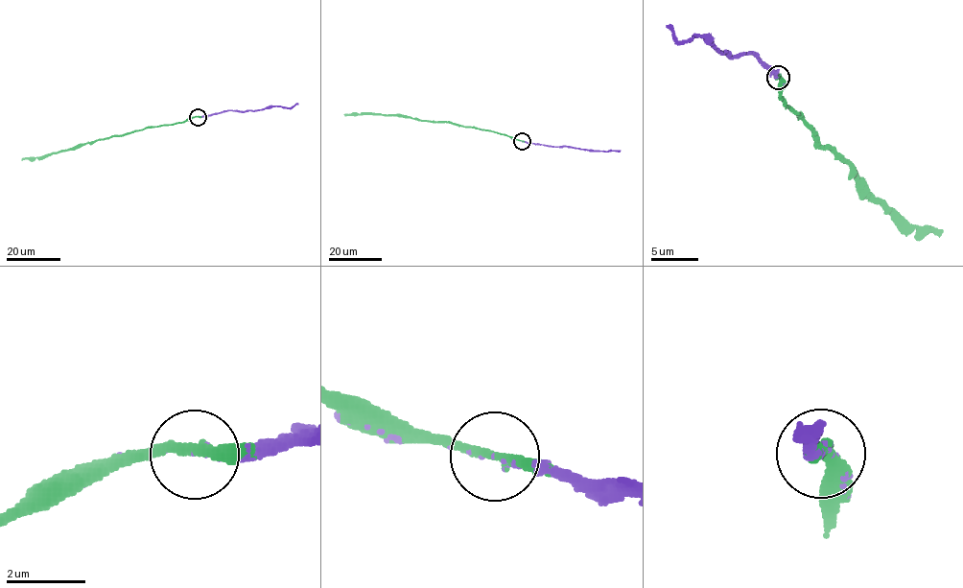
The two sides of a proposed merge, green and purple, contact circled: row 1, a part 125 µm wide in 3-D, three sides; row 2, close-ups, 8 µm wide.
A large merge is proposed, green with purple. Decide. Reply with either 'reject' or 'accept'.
accept

